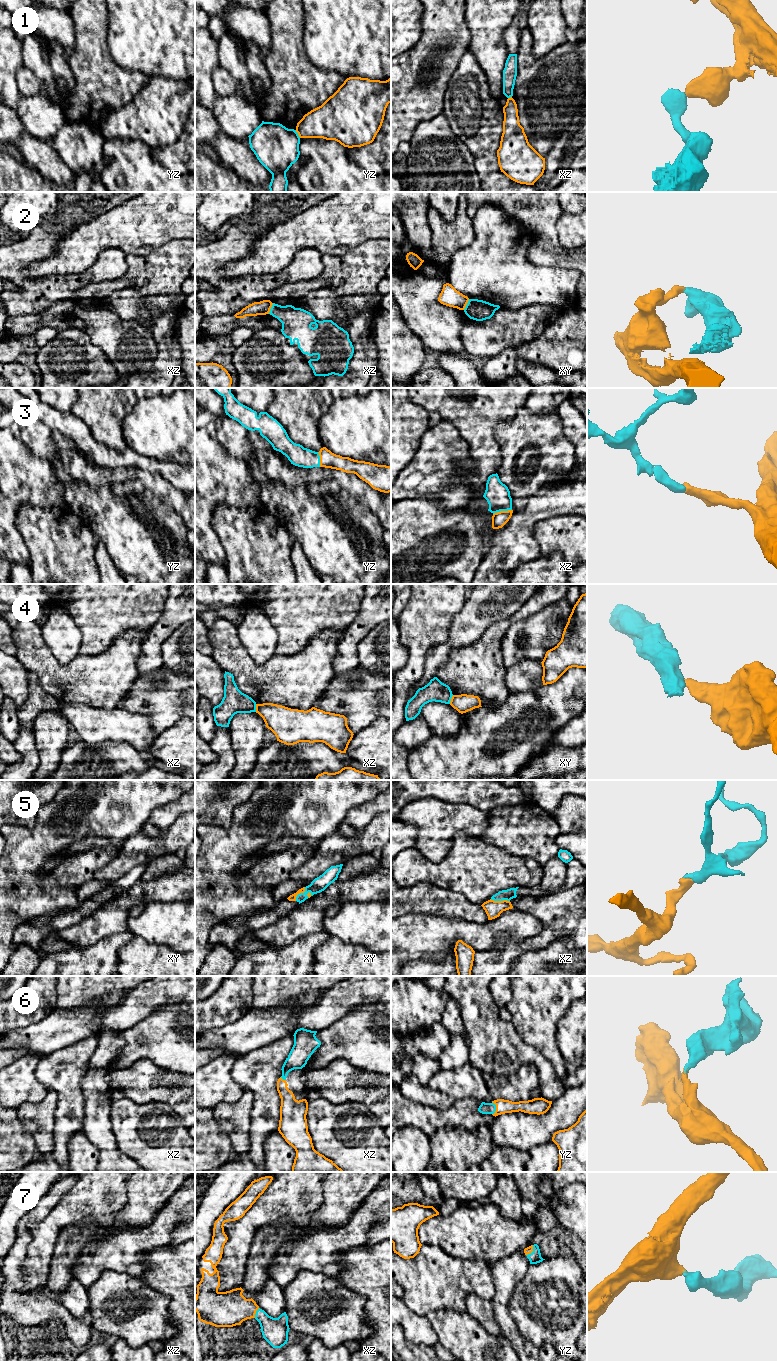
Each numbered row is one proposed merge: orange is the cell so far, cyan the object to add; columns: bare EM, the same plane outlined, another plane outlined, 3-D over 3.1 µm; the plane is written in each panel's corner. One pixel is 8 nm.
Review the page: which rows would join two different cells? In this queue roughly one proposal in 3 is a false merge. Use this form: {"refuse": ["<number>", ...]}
{"refuse": ["1", "2", "4"]}

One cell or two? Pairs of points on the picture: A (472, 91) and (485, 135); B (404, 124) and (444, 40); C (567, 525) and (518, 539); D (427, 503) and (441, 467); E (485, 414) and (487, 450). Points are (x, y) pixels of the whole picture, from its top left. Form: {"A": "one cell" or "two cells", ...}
{"A": "one cell", "B": "one cell", "C": "two cells", "D": "two cells", "E": "one cell"}

